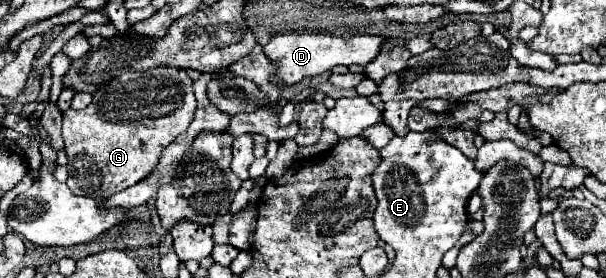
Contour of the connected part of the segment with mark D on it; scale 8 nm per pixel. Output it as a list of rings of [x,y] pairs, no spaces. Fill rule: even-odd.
[[[279,33],[273,35],[273,39],[263,47],[265,55],[273,61],[279,63],[277,69],[277,79],[281,83],[297,83],[303,77],[315,77],[315,75],[323,75],[327,71],[331,71],[335,65],[361,65],[365,67],[367,63],[371,63],[379,51],[381,45],[387,39],[383,35],[353,35],[351,39],[341,39],[341,37],[333,37],[333,35],[323,35],[323,33]]]

